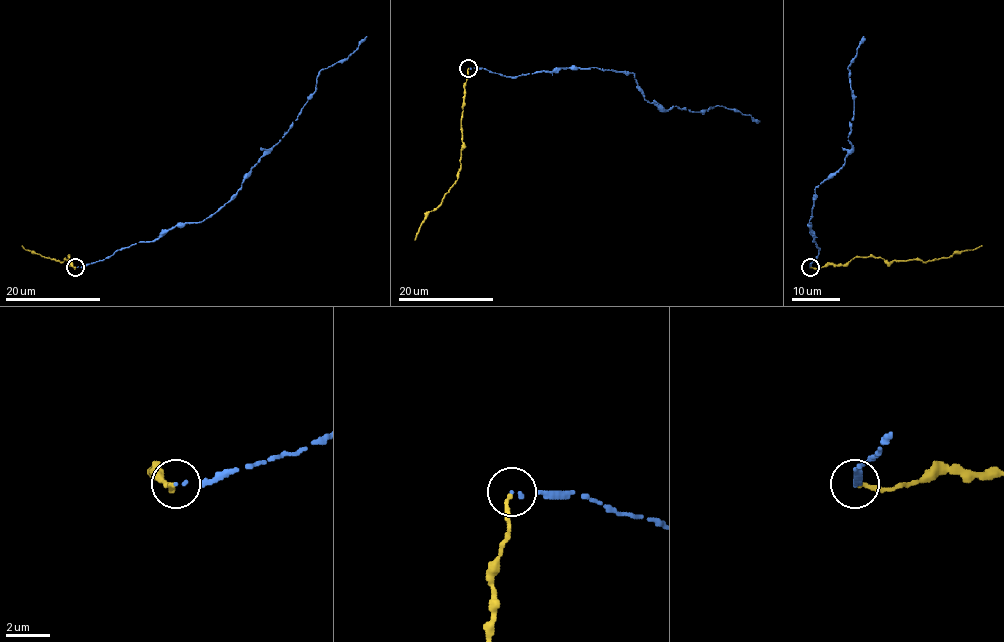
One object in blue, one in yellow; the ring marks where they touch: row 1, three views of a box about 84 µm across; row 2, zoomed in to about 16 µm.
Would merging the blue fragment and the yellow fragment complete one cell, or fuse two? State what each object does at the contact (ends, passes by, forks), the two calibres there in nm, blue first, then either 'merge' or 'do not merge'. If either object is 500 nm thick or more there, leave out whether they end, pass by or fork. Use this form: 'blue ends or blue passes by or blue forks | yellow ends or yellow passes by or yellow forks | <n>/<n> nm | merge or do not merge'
blue ends | yellow ends | 100/200 nm | do not merge

